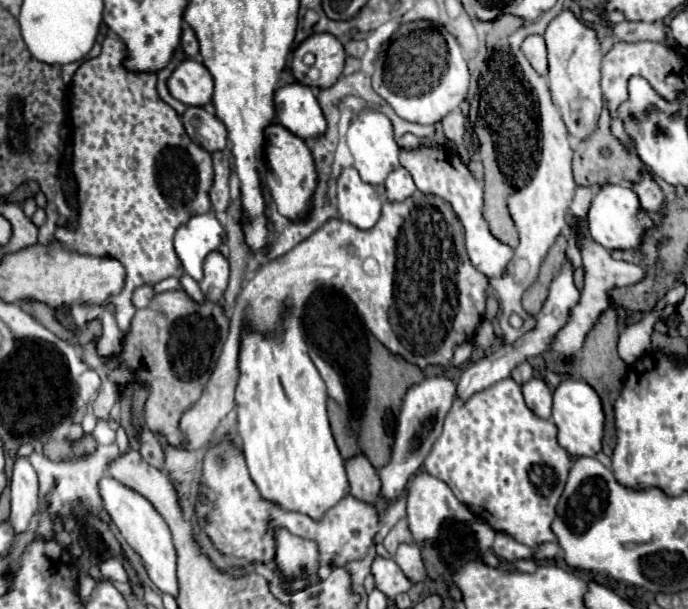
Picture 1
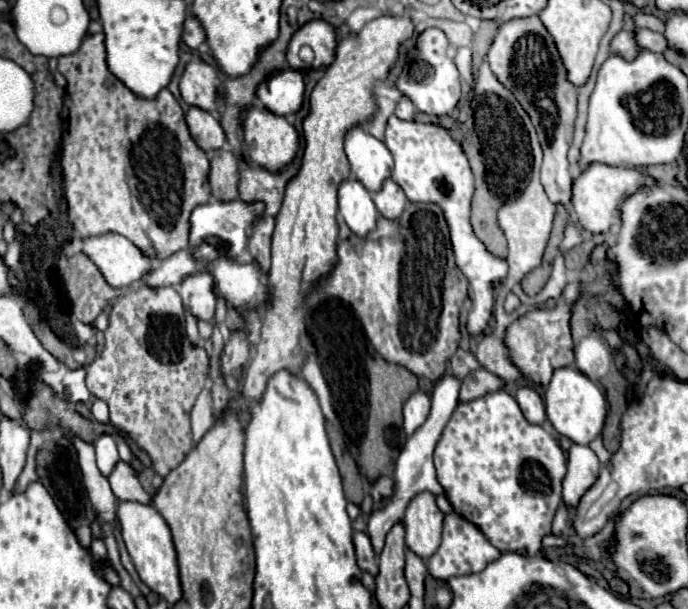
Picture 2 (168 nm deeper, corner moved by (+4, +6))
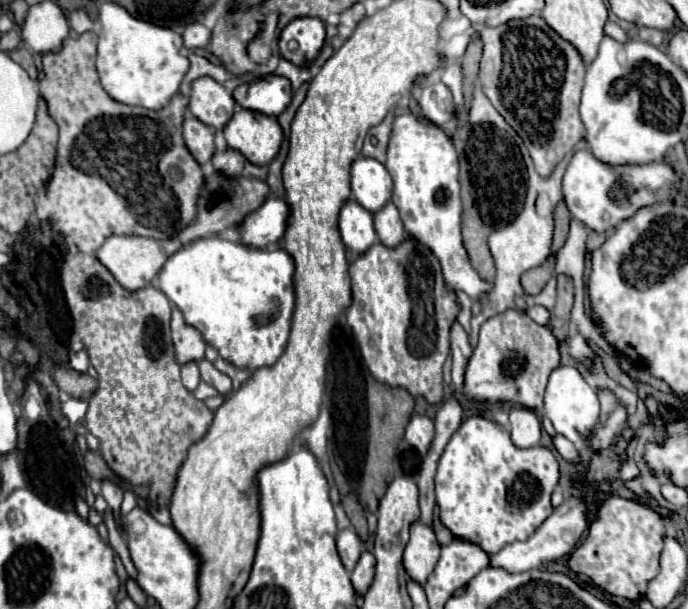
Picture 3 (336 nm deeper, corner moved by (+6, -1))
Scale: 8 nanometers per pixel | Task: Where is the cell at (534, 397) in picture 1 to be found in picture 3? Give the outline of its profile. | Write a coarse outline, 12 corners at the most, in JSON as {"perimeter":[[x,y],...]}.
{"perimeter":[[524,407],[510,409],[518,449],[540,443],[540,421]]}

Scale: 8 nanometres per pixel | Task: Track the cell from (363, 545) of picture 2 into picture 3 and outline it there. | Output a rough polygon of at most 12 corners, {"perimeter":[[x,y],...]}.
{"perimeter":[[354,529],[336,535],[338,555],[350,573],[362,553]]}

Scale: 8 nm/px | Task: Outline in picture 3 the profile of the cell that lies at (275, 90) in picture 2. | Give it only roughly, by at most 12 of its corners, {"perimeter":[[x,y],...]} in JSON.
{"perimeter":[[264,75],[238,85],[234,101],[280,115],[292,97],[290,81]]}

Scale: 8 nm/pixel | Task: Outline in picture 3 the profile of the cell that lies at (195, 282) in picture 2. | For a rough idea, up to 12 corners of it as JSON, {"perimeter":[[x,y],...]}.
{"perimeter":[[172,309],[170,329],[178,365],[202,361],[206,345],[182,313]]}

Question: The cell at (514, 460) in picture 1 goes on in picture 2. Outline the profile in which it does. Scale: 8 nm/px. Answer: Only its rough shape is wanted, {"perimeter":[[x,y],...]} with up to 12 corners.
{"perimeter":[[506,390],[460,402],[434,452],[454,512],[540,550],[566,456]]}

